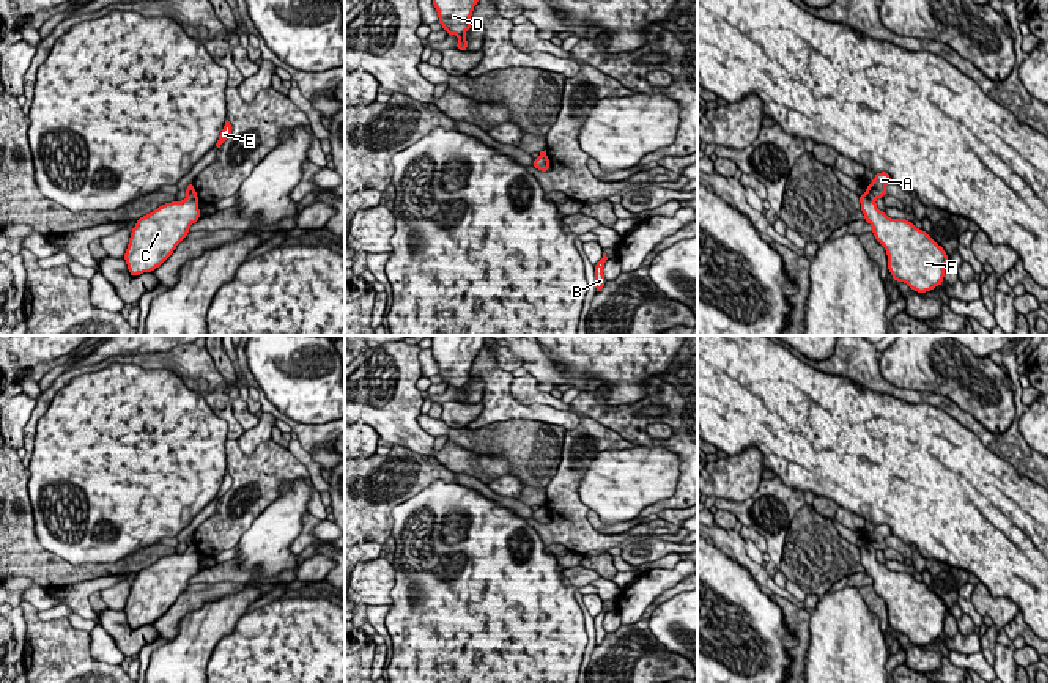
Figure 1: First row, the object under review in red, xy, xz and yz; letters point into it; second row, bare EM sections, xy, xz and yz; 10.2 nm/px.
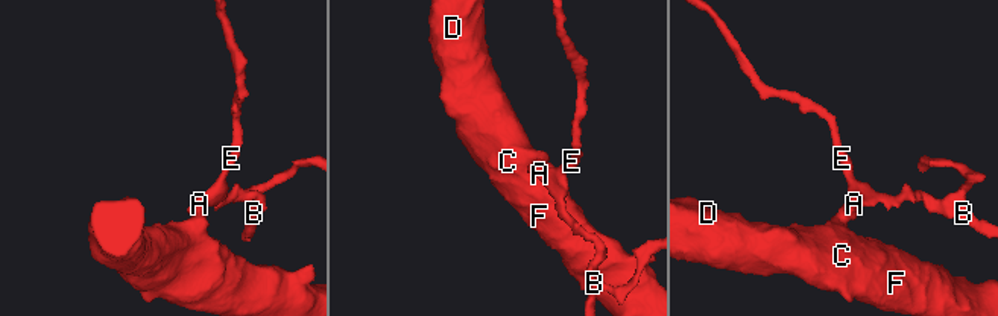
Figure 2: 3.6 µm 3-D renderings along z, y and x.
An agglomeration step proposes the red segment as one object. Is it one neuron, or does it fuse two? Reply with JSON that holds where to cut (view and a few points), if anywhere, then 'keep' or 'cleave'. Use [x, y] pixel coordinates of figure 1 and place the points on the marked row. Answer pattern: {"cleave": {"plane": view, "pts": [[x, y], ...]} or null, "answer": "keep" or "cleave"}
{"cleave": {"plane": "yz", "pts": [[868, 188], [876, 197]]}, "answer": "cleave"}

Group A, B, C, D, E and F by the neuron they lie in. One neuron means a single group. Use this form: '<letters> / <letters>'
A B E / C D F

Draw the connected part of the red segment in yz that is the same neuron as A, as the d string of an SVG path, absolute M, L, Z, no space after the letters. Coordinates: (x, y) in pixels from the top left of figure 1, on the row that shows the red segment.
M886 172L875 173L874 181L867 189L875 195L875 198L883 198L886 195L885 186L891 183L891 176Z

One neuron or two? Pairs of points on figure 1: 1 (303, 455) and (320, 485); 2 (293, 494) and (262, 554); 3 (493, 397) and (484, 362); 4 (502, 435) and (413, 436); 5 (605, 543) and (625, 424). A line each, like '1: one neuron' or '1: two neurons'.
1: one neuron
2: one neuron
3: one neuron
4: two neurons
5: two neurons

